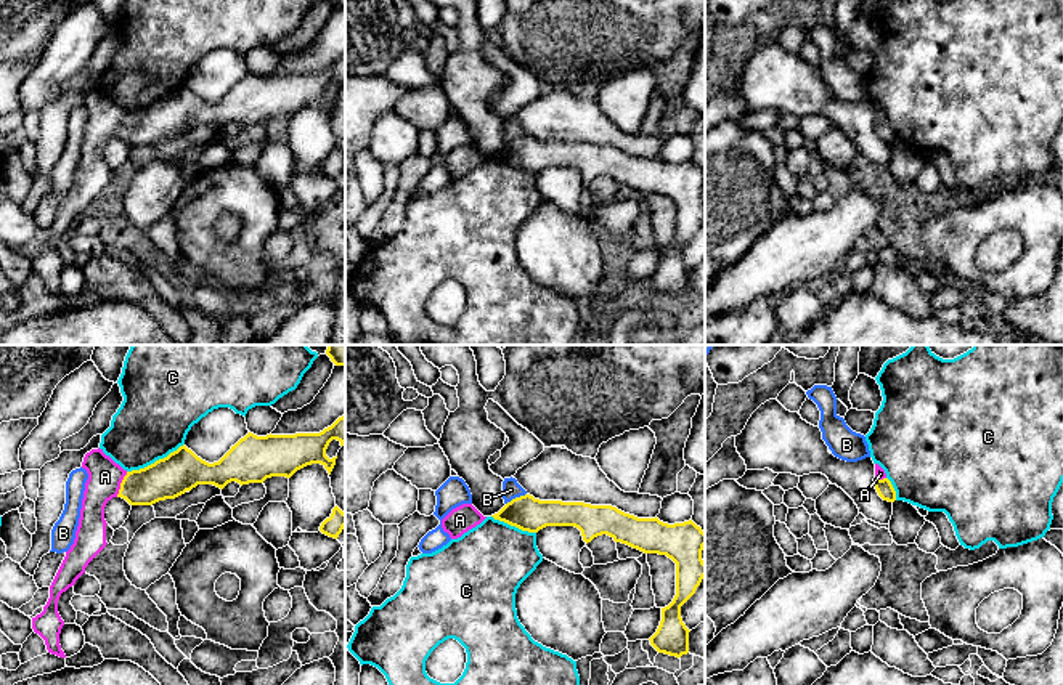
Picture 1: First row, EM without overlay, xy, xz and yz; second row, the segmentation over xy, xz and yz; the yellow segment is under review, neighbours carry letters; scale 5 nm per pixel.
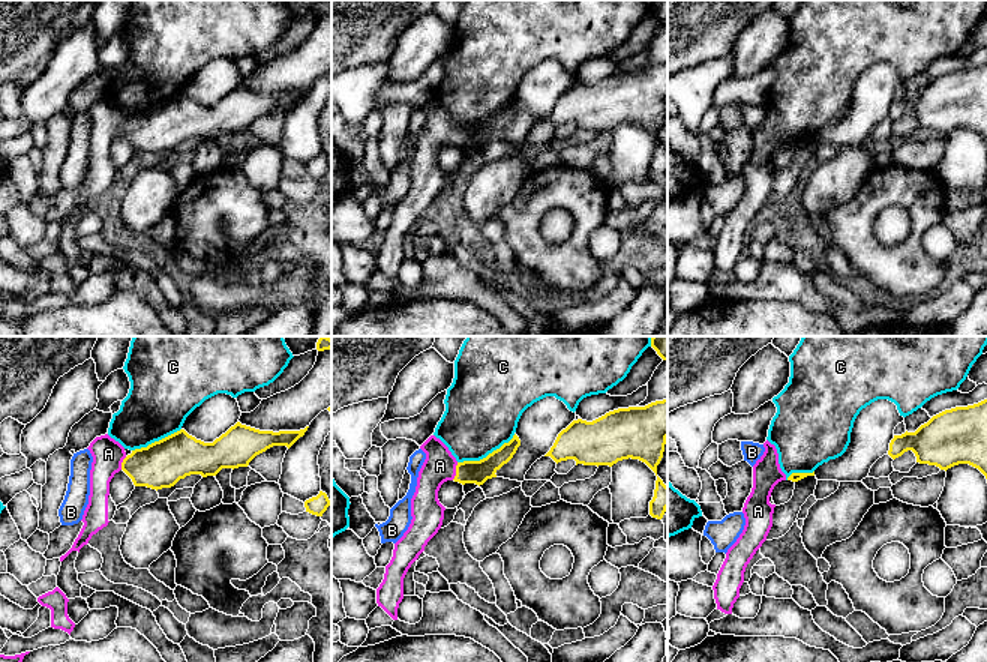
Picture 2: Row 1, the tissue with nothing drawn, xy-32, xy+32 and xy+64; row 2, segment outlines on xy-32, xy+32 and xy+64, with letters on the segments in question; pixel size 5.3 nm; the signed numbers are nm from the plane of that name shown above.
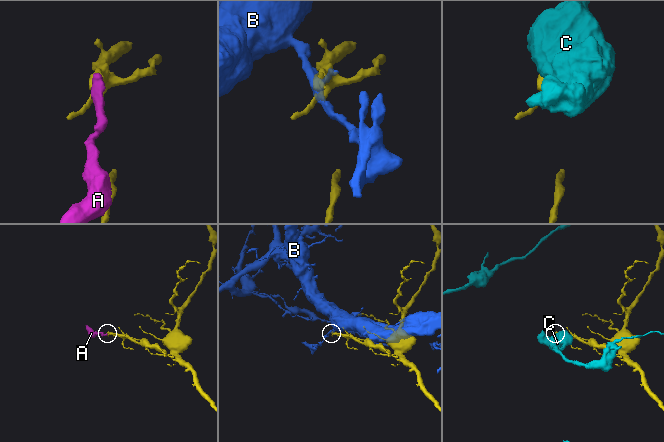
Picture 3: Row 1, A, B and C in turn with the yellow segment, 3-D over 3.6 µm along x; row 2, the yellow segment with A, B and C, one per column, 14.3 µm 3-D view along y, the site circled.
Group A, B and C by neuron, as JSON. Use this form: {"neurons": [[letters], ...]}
{"neurons": [["A"], ["B"], ["C"]]}

